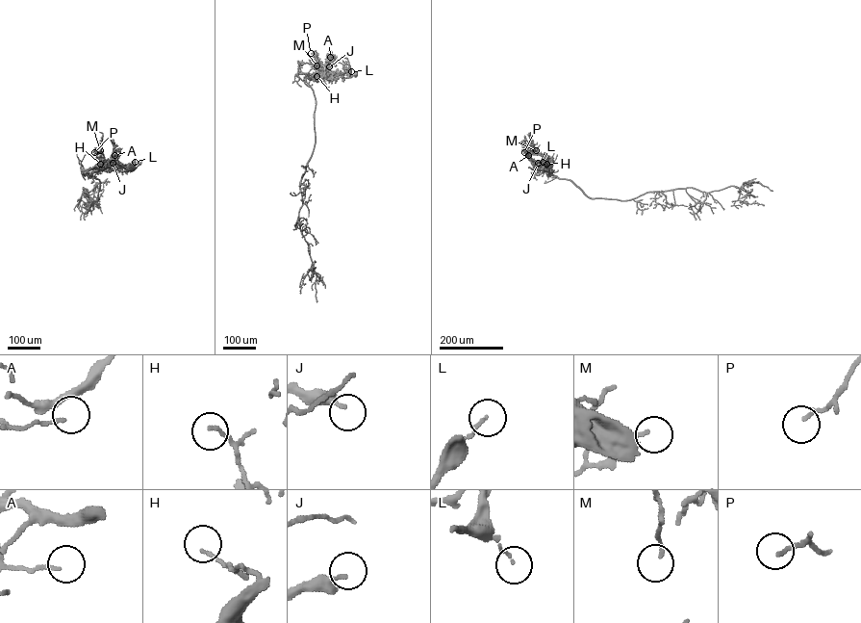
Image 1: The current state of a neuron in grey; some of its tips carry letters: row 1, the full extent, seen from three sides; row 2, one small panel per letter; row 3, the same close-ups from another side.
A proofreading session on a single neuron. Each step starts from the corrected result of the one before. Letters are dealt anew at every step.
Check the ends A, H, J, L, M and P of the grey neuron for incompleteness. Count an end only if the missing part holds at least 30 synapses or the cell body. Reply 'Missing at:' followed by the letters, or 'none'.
Missing at: J

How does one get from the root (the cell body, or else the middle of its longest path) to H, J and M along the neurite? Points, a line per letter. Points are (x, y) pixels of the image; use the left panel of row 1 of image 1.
H: (139, 163), (131, 171), (100, 164)
J: (139, 163), (131, 171), (111, 164), (110, 160), (113, 163)
M: (139, 163), (131, 171), (107, 166), (100, 150)

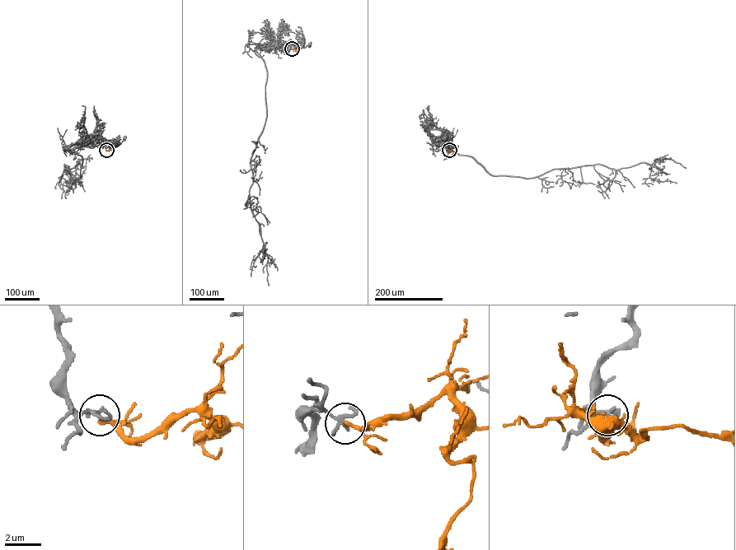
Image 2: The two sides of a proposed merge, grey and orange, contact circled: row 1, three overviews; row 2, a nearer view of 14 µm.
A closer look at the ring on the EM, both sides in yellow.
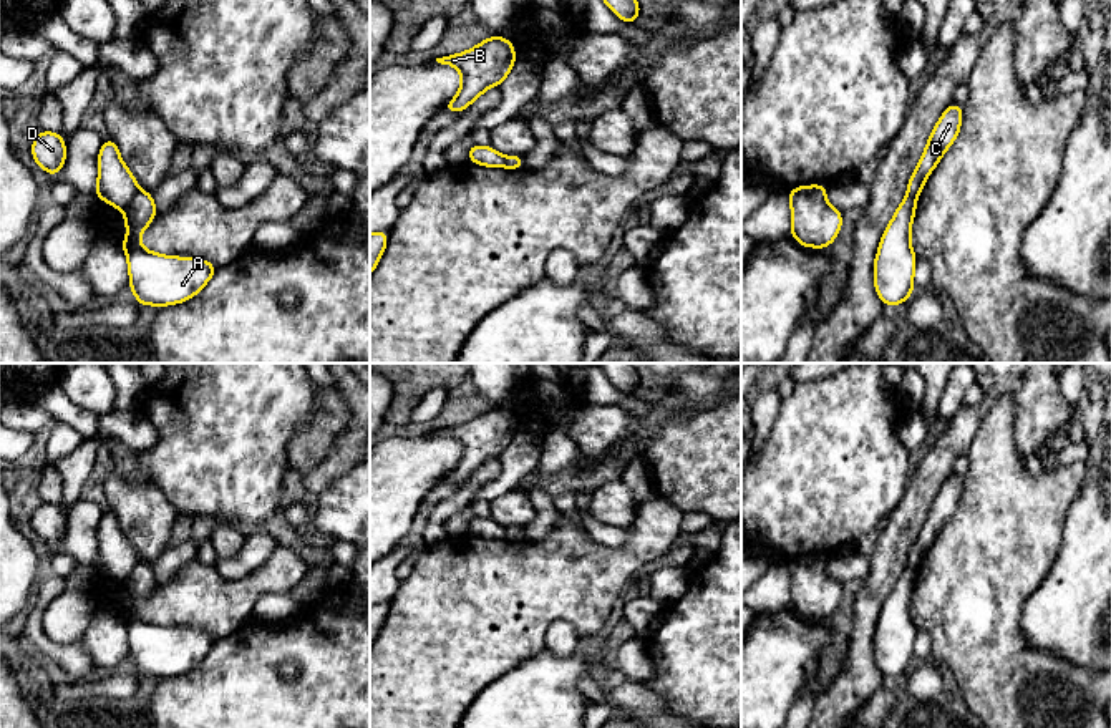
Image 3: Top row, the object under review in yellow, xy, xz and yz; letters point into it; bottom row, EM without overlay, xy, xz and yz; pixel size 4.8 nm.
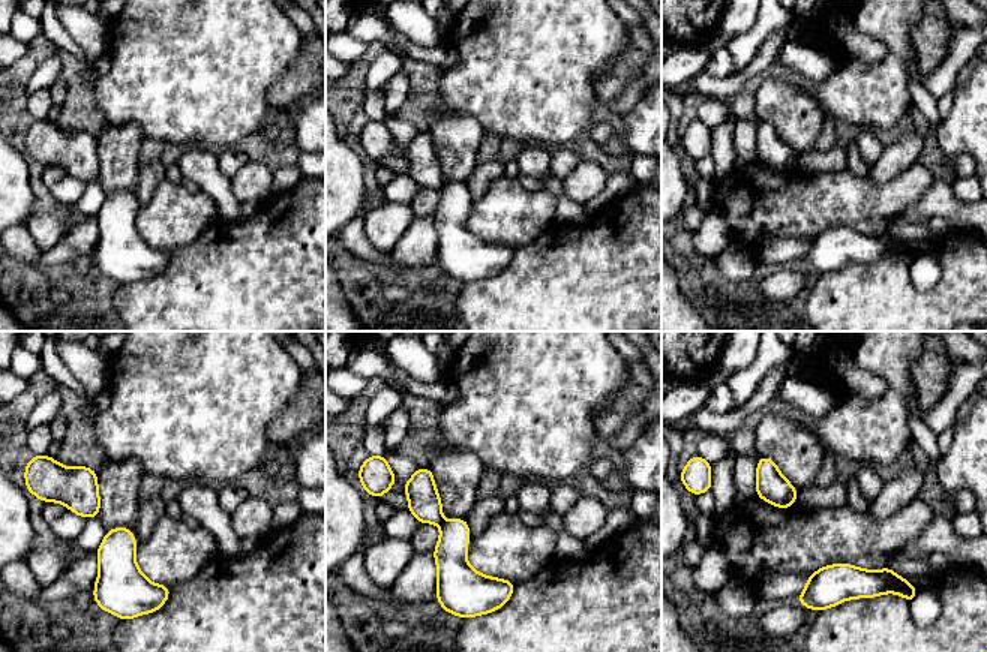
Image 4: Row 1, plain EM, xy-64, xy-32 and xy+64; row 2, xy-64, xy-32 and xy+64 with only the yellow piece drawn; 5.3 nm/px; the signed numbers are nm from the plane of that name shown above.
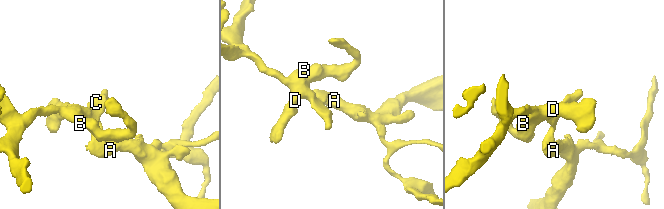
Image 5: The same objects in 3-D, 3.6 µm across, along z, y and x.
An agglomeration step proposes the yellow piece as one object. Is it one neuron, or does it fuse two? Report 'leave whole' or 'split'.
split

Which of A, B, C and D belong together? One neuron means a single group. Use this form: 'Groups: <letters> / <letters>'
Groups: A / B C D

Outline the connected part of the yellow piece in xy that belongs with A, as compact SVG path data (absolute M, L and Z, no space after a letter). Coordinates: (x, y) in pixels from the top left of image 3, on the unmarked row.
M144 562L136 564L124 580L129 605L121 619L128 630L129 660L139 677L182 675L206 658L217 638L197 629L171 629L146 622L139 609L156 584L153 565Z

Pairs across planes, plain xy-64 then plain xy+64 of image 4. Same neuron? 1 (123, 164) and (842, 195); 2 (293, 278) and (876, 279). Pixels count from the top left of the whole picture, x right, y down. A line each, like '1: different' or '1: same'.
1: different
2: same

